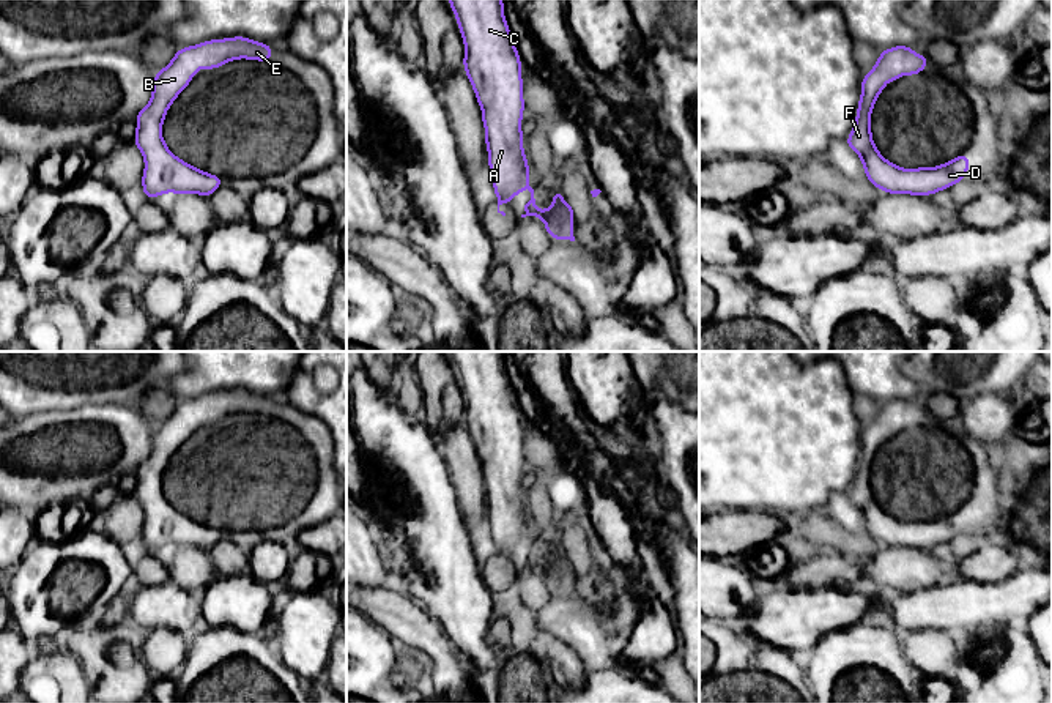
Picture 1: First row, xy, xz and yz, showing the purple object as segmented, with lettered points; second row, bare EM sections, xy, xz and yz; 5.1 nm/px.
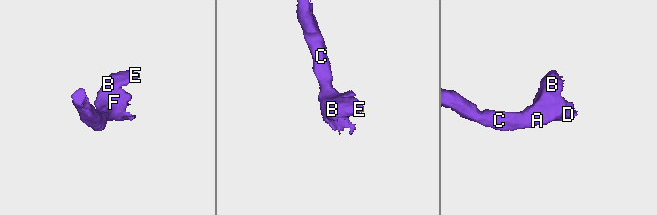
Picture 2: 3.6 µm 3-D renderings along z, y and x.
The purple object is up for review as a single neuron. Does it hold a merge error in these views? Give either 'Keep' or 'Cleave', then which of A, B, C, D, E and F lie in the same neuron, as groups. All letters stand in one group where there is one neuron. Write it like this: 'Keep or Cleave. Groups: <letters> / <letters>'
Keep. Groups: A B C D E F

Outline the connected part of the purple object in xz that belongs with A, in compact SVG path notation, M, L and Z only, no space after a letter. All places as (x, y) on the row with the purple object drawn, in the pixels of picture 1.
M449 0L449 6L457 17L465 43L463 68L482 109L488 167L491 172L493 189L498 197L498 213L506 216L499 206L512 202L521 189L528 189L531 192L531 200L521 205L526 211L521 218L535 216L543 219L545 230L554 241L561 241L562 238L575 241L575 206L567 206L562 192L553 191L551 206L542 211L535 206L534 189L529 186L531 169L526 161L526 153L523 151L521 131L521 118L524 112L524 98L521 93L521 87L524 84L521 79L521 58L504 17L502 0Z

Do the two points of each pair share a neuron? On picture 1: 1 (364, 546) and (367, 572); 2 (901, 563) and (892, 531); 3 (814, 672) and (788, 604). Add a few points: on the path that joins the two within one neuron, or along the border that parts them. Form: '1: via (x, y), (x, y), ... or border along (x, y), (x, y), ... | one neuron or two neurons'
1: via (364, 552), (364, 566) | one neuron
2: border along (887, 546), (922, 549) | two neurons
3: border along (843, 628), (829, 631), (811, 650) | two neurons

